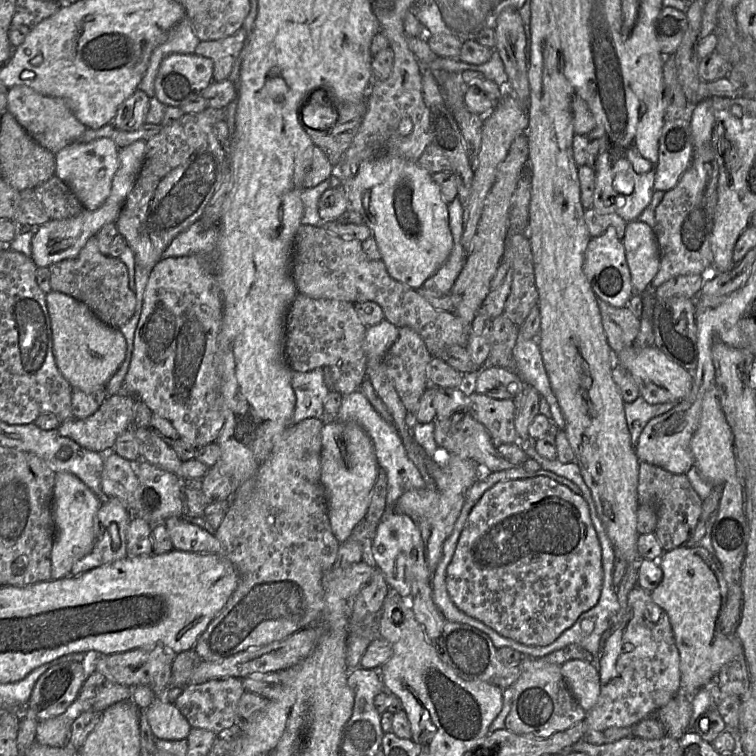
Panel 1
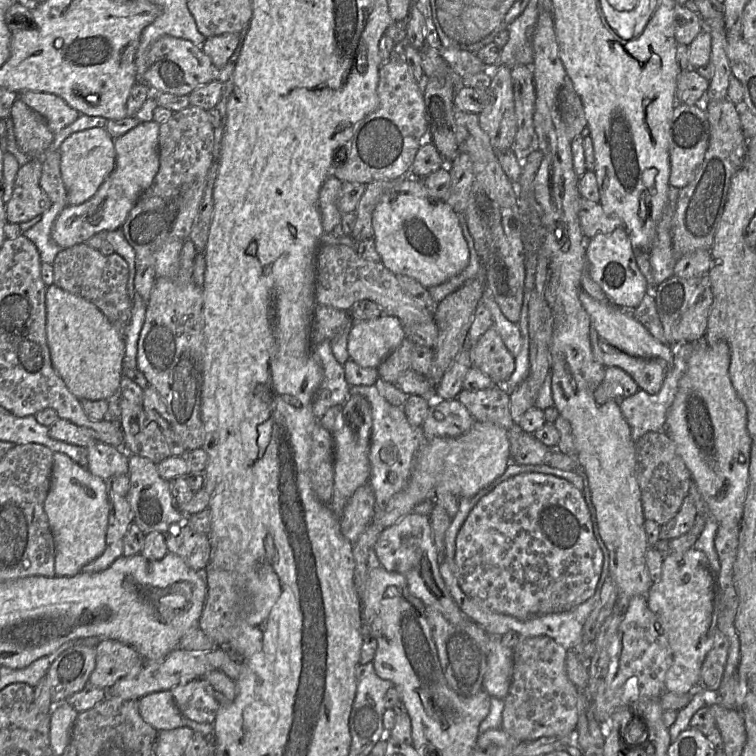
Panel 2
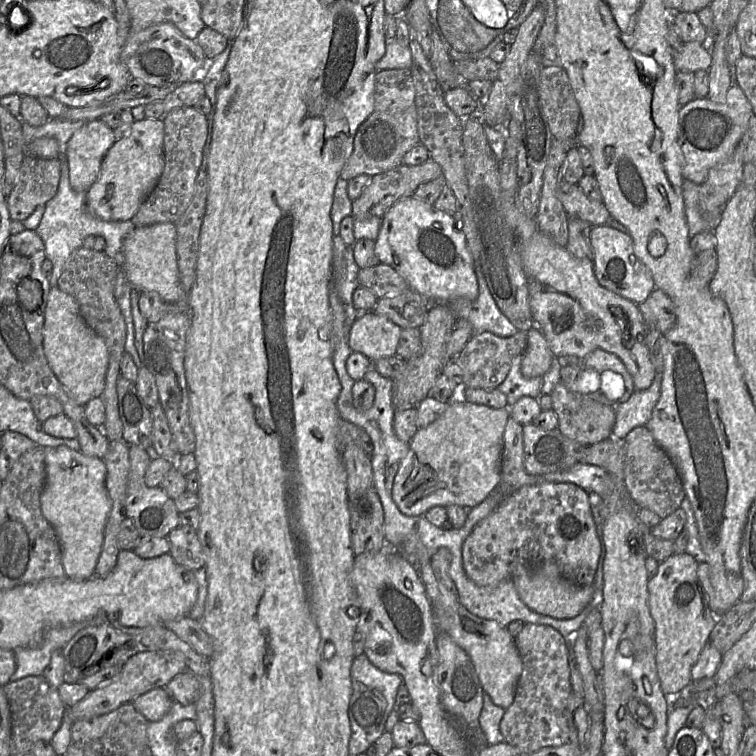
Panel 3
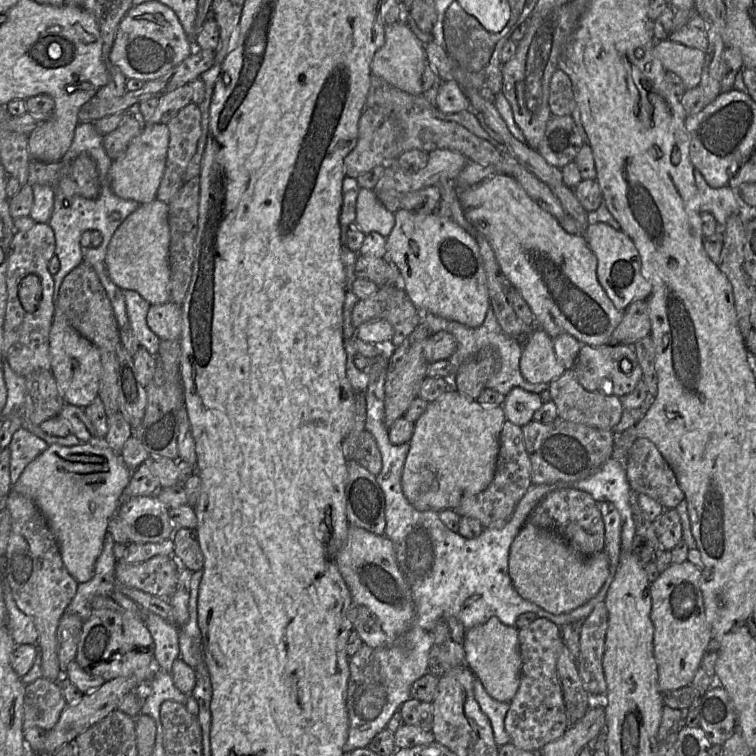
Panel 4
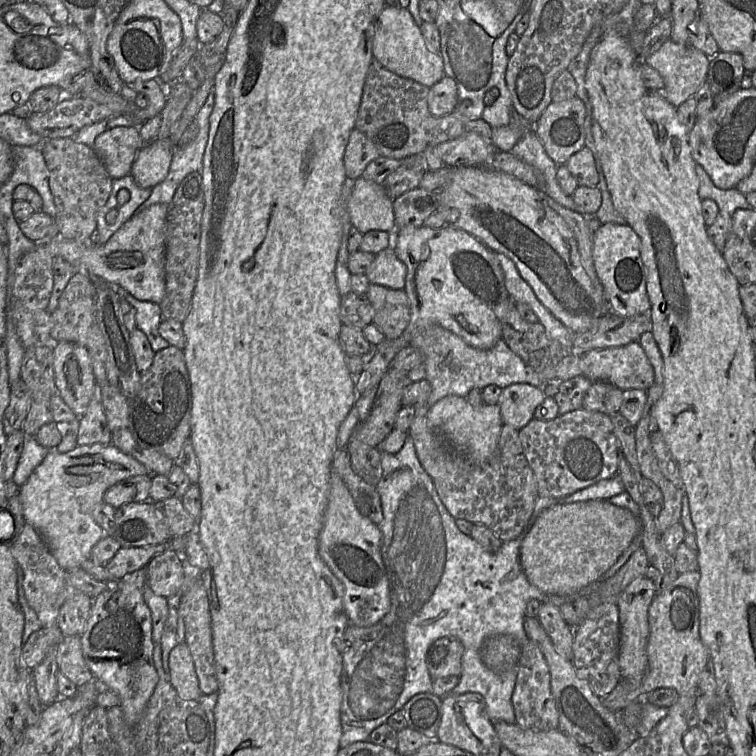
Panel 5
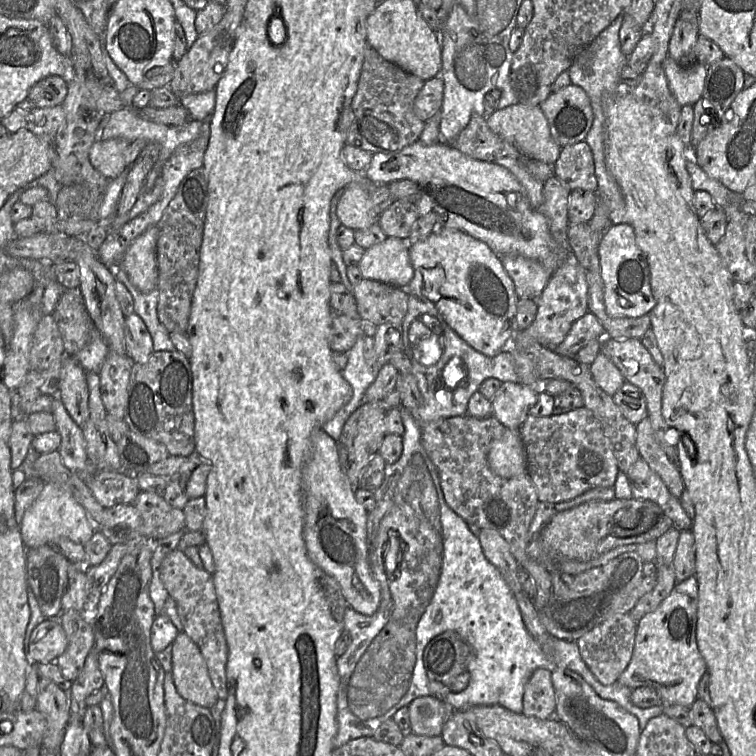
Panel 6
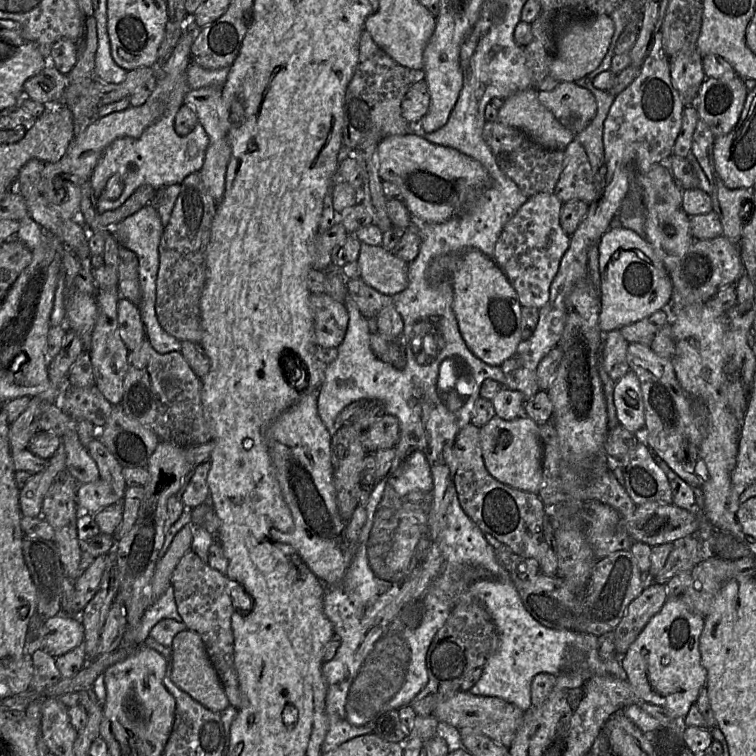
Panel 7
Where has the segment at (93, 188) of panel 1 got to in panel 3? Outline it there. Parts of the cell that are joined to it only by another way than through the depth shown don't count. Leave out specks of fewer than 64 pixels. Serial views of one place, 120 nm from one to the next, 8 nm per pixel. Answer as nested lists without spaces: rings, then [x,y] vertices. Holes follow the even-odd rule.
[[[101,119],[87,122],[66,145],[69,181],[76,192],[87,192],[100,174],[102,161],[116,141],[112,130]]]

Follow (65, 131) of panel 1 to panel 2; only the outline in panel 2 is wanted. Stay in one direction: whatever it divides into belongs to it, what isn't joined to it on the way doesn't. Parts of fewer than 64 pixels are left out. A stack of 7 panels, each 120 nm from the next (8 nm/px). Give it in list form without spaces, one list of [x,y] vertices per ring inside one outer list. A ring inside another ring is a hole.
[[[24,91],[18,98],[40,114],[54,134],[73,123],[79,116],[63,99],[51,93]]]

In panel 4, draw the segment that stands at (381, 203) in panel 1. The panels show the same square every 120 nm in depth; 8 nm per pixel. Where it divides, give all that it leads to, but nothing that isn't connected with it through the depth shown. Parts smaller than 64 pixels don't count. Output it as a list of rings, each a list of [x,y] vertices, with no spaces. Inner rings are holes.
[[[405,209],[395,213],[395,225],[386,238],[386,258],[401,275],[401,286],[413,305],[423,313],[453,320],[477,328],[485,320],[491,306],[484,264],[474,237],[451,218],[441,218],[434,213],[415,214]]]

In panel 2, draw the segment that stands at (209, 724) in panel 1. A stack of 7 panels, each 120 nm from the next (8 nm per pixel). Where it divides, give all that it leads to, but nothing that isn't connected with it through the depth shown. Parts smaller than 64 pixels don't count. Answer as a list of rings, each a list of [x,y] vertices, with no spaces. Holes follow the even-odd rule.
[[[197,678],[171,689],[180,712],[198,723],[214,723],[221,706],[216,692],[204,678]]]

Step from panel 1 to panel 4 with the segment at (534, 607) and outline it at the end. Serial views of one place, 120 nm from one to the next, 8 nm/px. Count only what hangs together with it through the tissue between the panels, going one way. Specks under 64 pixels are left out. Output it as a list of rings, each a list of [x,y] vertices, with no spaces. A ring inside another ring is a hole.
[[[564,488],[548,493],[531,510],[526,522],[556,533],[572,550],[582,556],[591,556],[604,549],[604,522],[598,502],[582,490]]]

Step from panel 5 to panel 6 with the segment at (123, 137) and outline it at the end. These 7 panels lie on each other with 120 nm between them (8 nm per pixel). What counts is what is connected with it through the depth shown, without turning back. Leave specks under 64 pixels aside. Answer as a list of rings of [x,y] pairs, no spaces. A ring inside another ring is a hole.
[[[98,137],[90,149],[91,164],[108,179],[116,178],[127,167],[125,151],[130,143],[124,138],[101,139]]]

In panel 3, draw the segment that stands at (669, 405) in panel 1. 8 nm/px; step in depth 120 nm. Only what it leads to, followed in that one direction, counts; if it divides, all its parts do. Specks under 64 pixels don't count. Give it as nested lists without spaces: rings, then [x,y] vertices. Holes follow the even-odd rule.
[[[663,370],[657,372],[649,388],[635,390],[629,399],[615,407],[616,422],[612,436],[624,439],[634,428],[645,426],[661,394]]]

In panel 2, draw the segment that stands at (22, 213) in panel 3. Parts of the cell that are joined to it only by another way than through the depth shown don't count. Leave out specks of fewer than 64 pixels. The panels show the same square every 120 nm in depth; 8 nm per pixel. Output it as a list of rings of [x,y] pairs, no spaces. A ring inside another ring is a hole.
[[[30,158],[21,164],[14,181],[11,198],[6,203],[5,214],[9,223],[27,222],[49,209],[52,202],[40,187],[41,158]]]

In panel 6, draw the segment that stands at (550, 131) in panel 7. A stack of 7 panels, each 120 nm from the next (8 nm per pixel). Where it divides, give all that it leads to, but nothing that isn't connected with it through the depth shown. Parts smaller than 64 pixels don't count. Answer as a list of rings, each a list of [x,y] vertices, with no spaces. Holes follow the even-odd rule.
[[[517,103],[496,110],[486,121],[495,134],[516,147],[524,157],[553,165],[559,158],[562,148],[552,138],[548,121],[540,106]]]

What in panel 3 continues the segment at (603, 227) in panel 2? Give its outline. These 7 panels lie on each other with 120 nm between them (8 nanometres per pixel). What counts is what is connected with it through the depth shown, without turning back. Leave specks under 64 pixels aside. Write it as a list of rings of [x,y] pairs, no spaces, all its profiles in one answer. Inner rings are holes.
[[[563,180],[559,185],[559,199],[568,217],[582,219],[592,226],[605,225],[611,218],[604,202],[589,198],[577,184]]]

